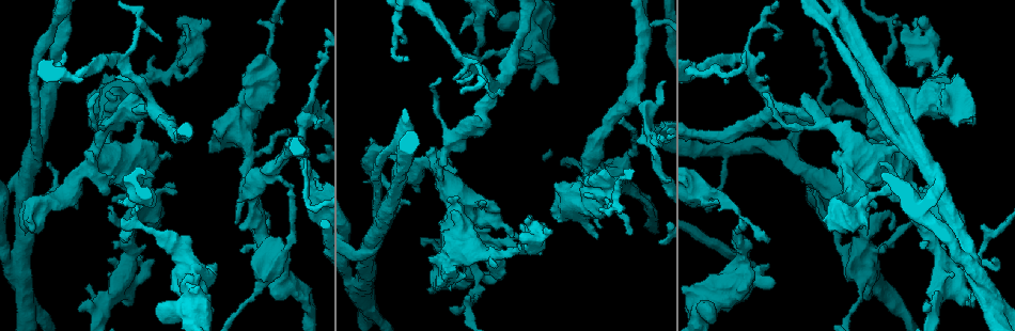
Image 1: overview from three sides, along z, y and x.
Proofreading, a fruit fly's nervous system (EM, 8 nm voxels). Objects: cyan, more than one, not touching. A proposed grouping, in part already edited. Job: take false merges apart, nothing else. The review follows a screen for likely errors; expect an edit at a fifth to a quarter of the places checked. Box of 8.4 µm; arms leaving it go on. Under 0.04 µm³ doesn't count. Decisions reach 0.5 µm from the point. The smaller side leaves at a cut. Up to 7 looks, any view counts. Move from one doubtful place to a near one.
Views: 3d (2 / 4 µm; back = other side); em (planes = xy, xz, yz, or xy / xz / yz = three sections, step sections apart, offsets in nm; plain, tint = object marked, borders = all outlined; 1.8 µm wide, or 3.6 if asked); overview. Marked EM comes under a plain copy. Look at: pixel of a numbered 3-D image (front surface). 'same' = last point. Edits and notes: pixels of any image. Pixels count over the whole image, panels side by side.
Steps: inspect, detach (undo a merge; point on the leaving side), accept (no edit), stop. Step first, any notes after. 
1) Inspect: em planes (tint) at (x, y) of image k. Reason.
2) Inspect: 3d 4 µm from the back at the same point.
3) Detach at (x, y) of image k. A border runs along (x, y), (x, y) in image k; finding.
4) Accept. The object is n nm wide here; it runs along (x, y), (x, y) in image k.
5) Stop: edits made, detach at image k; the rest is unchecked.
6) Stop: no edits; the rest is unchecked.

Inspect: em yz step 4 (borders) at (913, 142) of image 1. Thick turns thin.

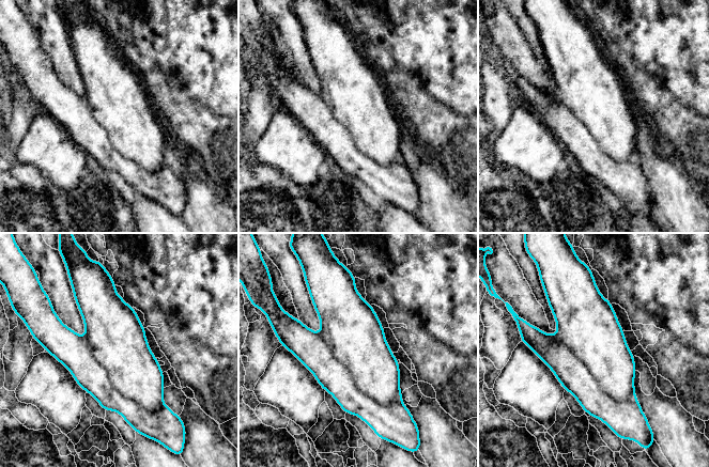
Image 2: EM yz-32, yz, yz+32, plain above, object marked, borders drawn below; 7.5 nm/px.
Detach at (87, 371) of image 2. A border runs along (85, 338), (118, 391), (163, 405) in image 2; a second neuron is stuck on.

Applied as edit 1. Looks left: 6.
Inspect: overview. Redraw.

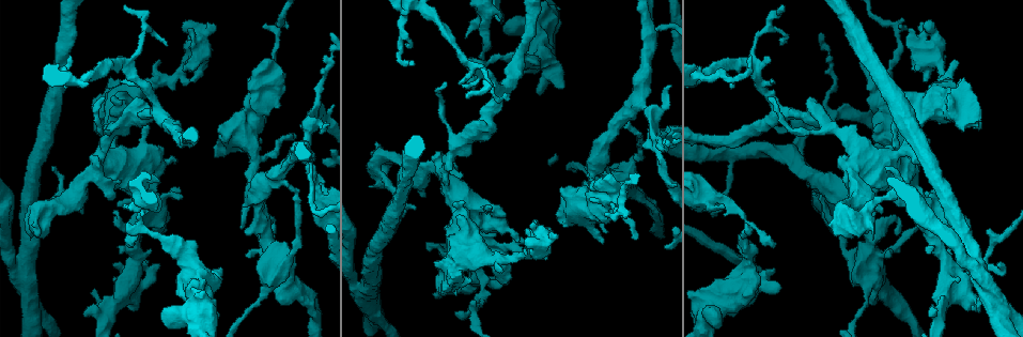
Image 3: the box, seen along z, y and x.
Inspect: 3d 4 µm at (271, 277) of image 3. Side arm on a straight run.

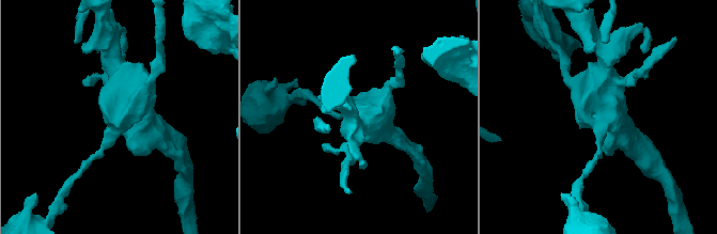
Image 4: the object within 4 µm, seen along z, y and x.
Inspect: em 3.6 µm yz step 16 (tint) at (600, 118) of image 4.

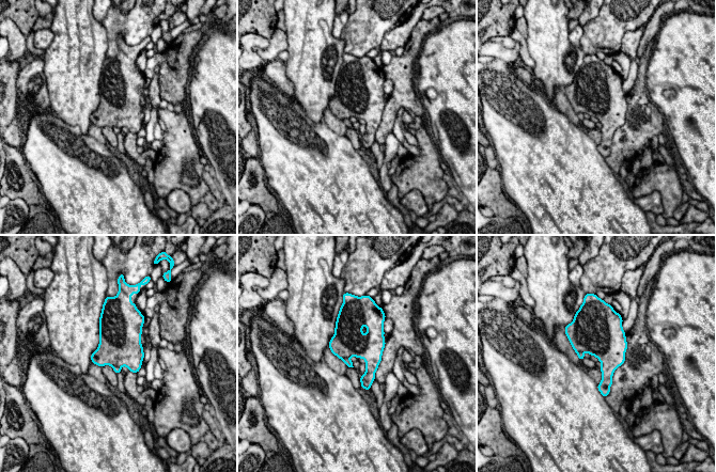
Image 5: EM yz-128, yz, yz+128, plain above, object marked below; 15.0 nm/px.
Inspect: em 3.6 µm planes (tint) at the same point. Cut it another way.

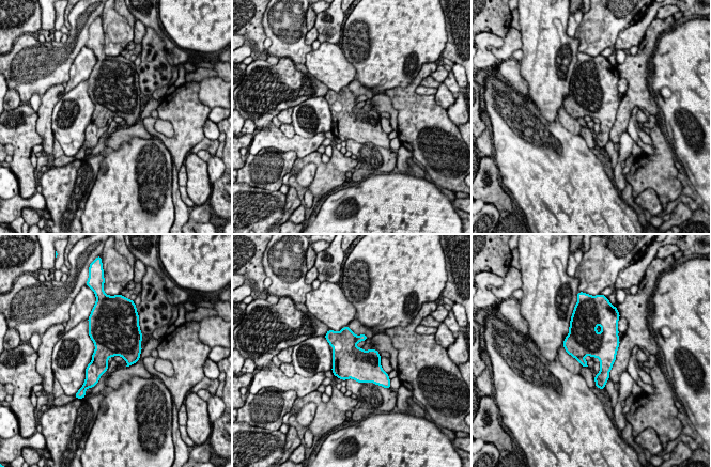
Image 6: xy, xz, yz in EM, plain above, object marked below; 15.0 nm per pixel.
Detach at (93, 372) of image 6. A second neuron is stuck on.

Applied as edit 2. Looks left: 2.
Inspect: em 3.6 µm planes (tint) at (1001, 317) of image 3. Two arms in line, one across.

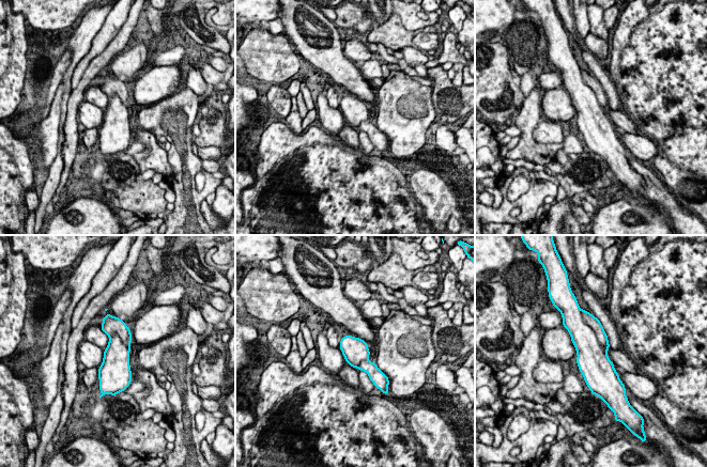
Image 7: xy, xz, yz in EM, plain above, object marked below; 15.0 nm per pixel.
Detach at (593, 322) of image 7. A border runs along (583, 320), (605, 352) in image 7; two neurons meet here.

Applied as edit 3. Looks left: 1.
Stop: edits made, detach at image 2, detach at image 6, detach at image 7; the rest is unchecked.

